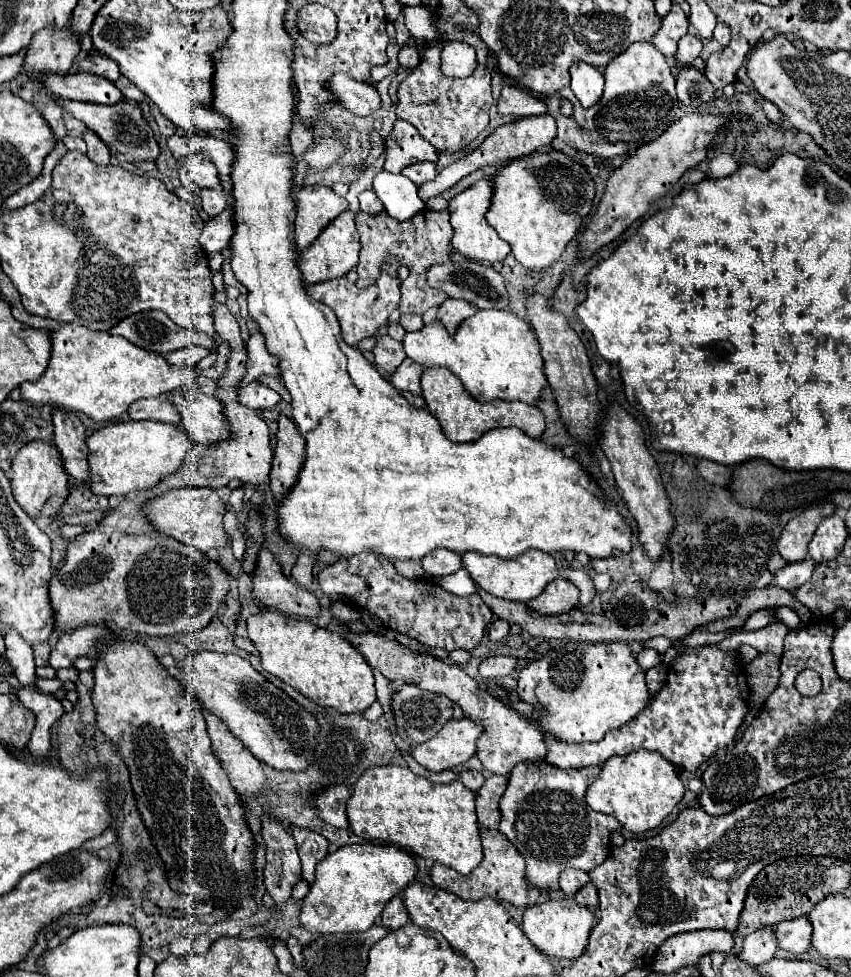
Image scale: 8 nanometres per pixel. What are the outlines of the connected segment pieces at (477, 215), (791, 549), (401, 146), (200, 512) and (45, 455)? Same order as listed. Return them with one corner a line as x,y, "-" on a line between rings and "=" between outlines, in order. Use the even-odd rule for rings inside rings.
492,175
482,177
480,181
476,181
472,187
468,187
466,191
458,193
454,199
450,199
450,223
454,227
454,237
452,237
452,245
458,253
470,257
470,259
484,259
484,261
504,261
506,255
510,253
510,245
498,237
496,229
492,229
486,221
486,211
492,205
492,193
494,193
494,185
492,185
=
824,505
816,509
806,509
798,517
790,519
780,533
780,541
776,541
780,555
786,563
802,561
808,555
808,543
816,533
816,527
822,519
834,513
834,505
=
396,121
390,137
386,139
386,163
384,169
392,173
400,173
404,167
418,161
438,161
438,153
434,145
424,141
420,133
406,121
=
184,487
184,489
174,489
166,495
160,495
152,499
146,505
146,515
154,523
154,527
166,535
172,535
174,539
194,545
200,551
210,551
210,549
220,549
228,543
228,535
222,525
222,517
226,513
226,503
218,497
214,489
200,489
200,487
=
30,441
12,459
12,493
30,517
52,517
68,497
68,473
60,463
60,453
52,441

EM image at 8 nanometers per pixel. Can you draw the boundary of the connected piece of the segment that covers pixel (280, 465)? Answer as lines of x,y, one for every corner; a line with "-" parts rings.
286,415
278,417
278,443
274,449
274,461
270,471
270,491
274,495
274,501
282,501
284,493
292,489
296,483
296,477
306,461
306,441
298,433
292,419

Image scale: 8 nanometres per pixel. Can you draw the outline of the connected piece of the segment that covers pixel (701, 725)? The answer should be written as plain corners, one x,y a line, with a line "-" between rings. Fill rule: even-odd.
712,645
686,649
672,661
664,689
652,697
650,705
634,721
606,733
600,743
568,745
544,733
544,741
548,745
546,761
560,769
580,769
588,765
602,765
612,755
628,755
644,749
656,751
672,765
696,773
708,759
714,757
716,751
734,741
746,713
750,711
748,697
746,671
738,661
736,651
722,651

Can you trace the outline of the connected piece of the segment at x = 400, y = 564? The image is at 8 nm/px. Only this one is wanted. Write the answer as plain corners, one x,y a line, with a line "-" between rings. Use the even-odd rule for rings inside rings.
396,561
394,567
398,569
400,575
404,575
408,579
422,579
424,577
424,569
422,569
420,561

